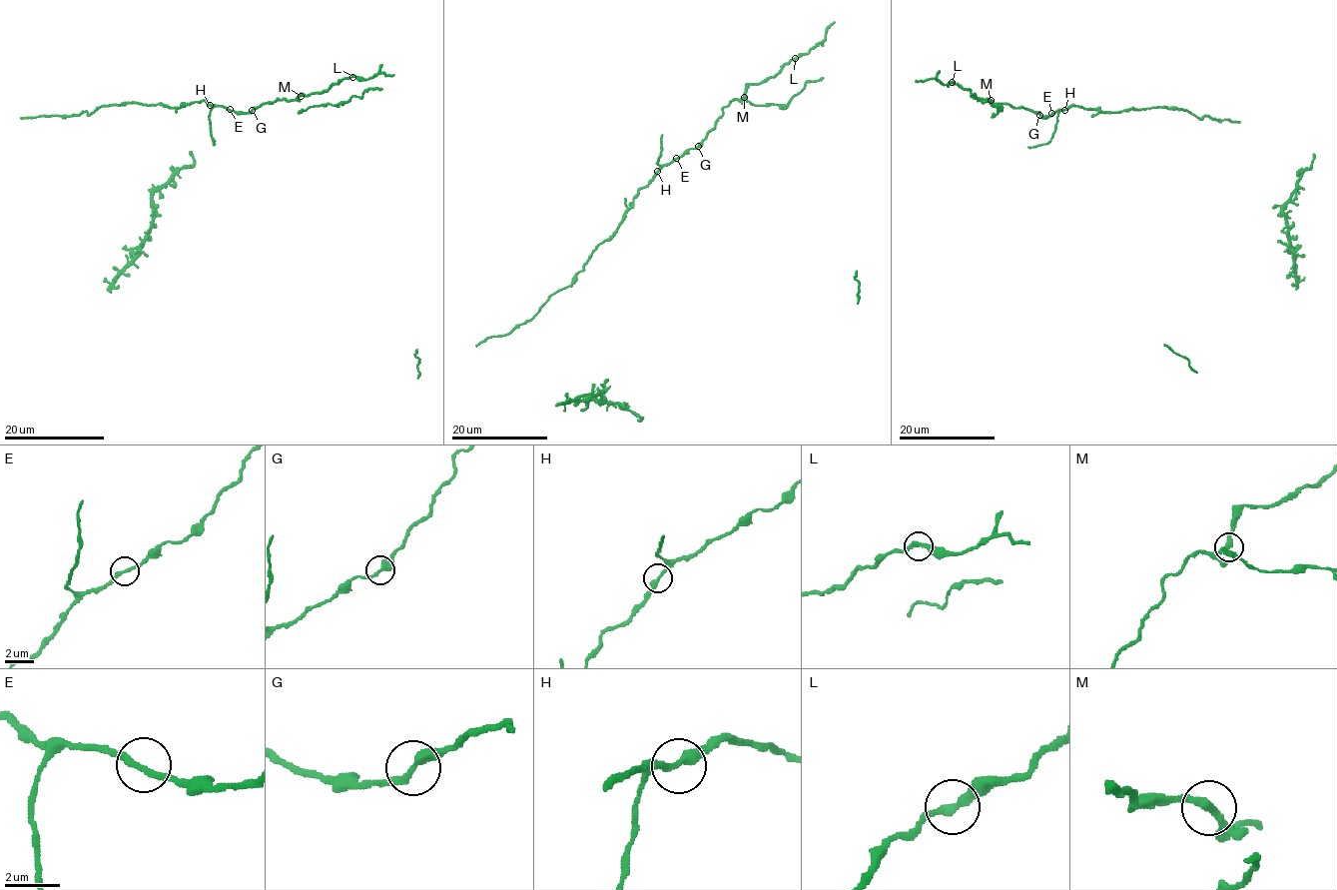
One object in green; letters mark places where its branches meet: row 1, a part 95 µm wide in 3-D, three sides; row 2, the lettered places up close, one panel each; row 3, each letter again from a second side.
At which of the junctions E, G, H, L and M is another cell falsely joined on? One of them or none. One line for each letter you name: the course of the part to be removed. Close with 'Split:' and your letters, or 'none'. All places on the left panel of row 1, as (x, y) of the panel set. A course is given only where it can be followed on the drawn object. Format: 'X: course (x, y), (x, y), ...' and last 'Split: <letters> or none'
Split: none

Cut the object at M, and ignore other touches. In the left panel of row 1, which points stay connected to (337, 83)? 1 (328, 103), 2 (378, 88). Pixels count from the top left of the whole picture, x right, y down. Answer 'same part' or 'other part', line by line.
1: other part
2: other part

